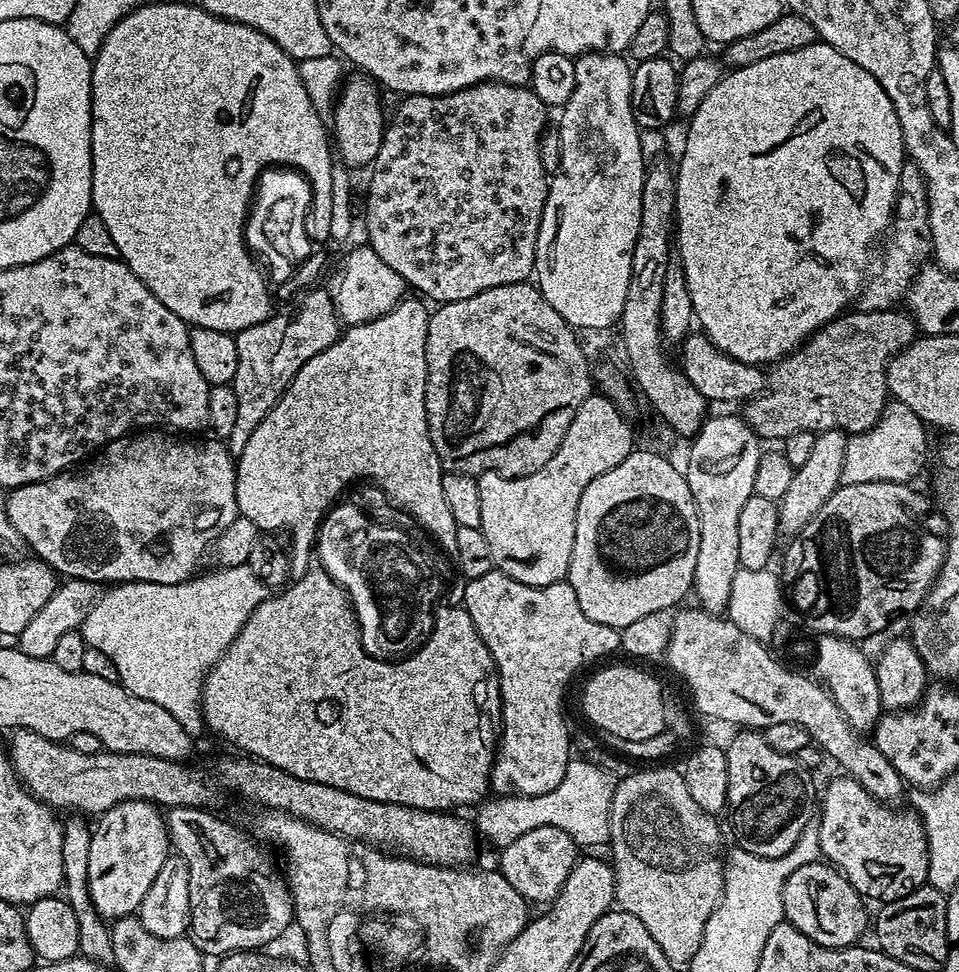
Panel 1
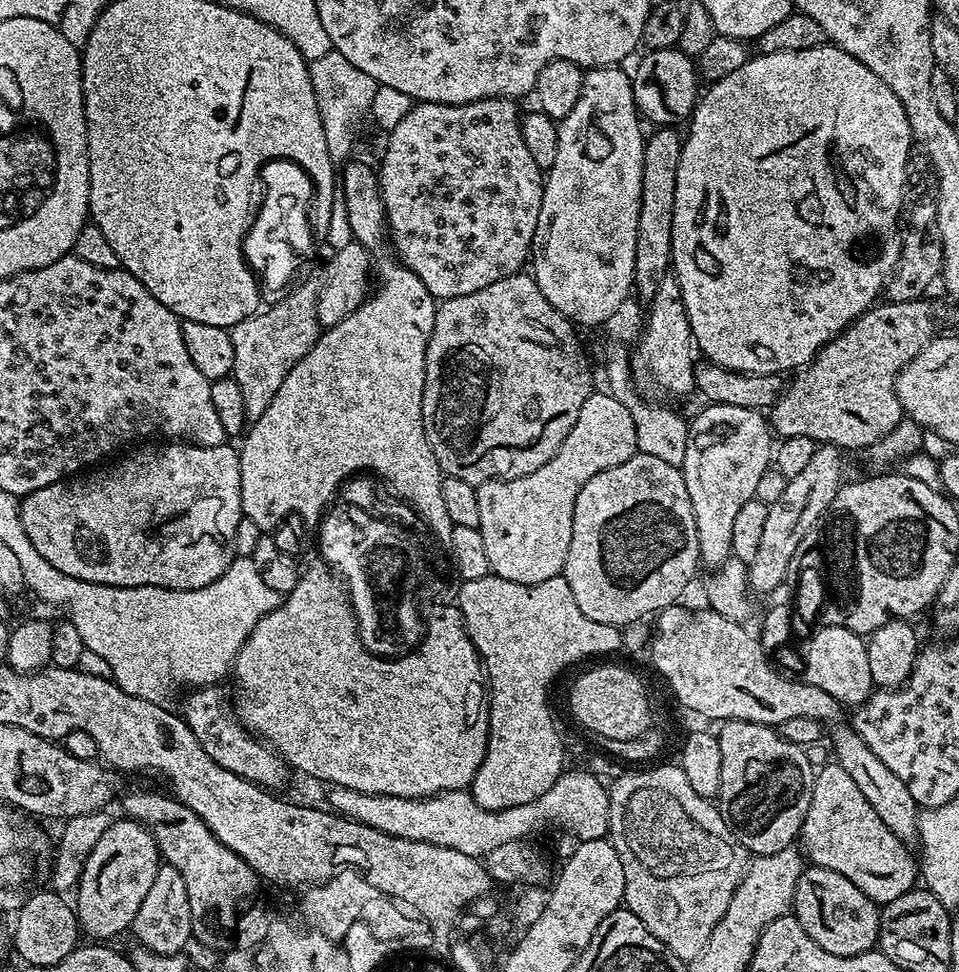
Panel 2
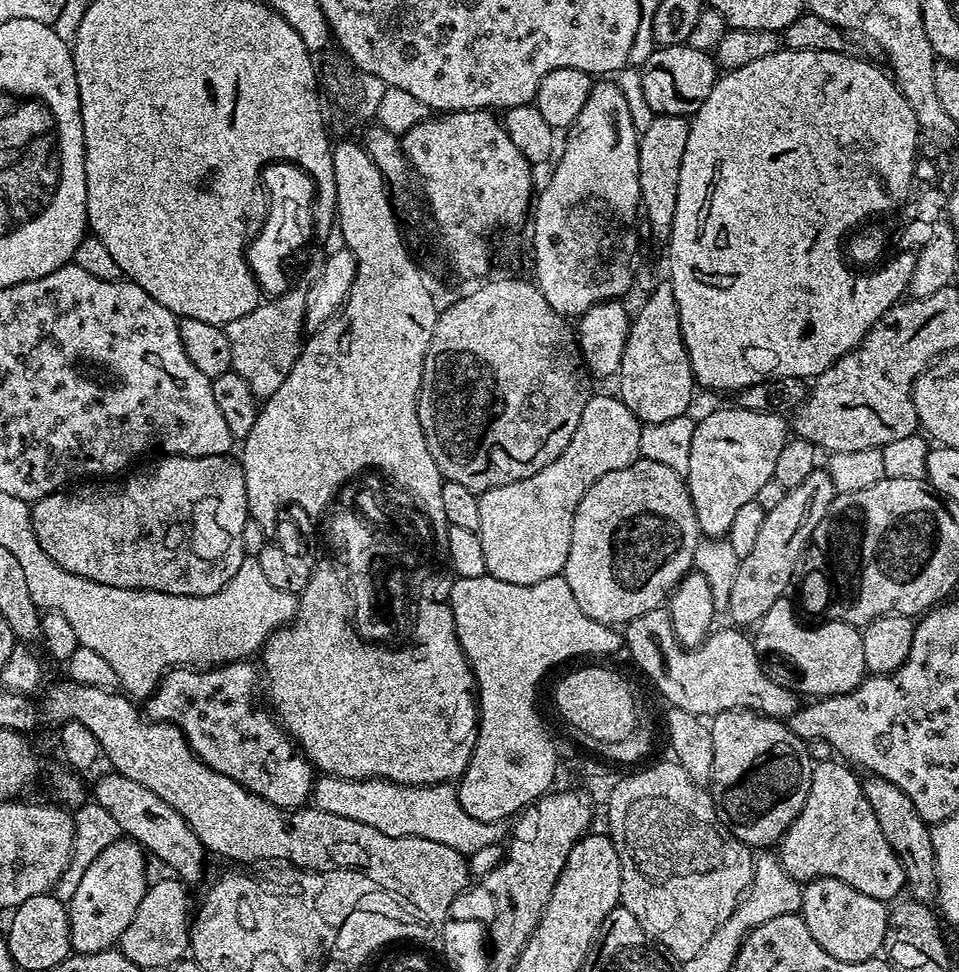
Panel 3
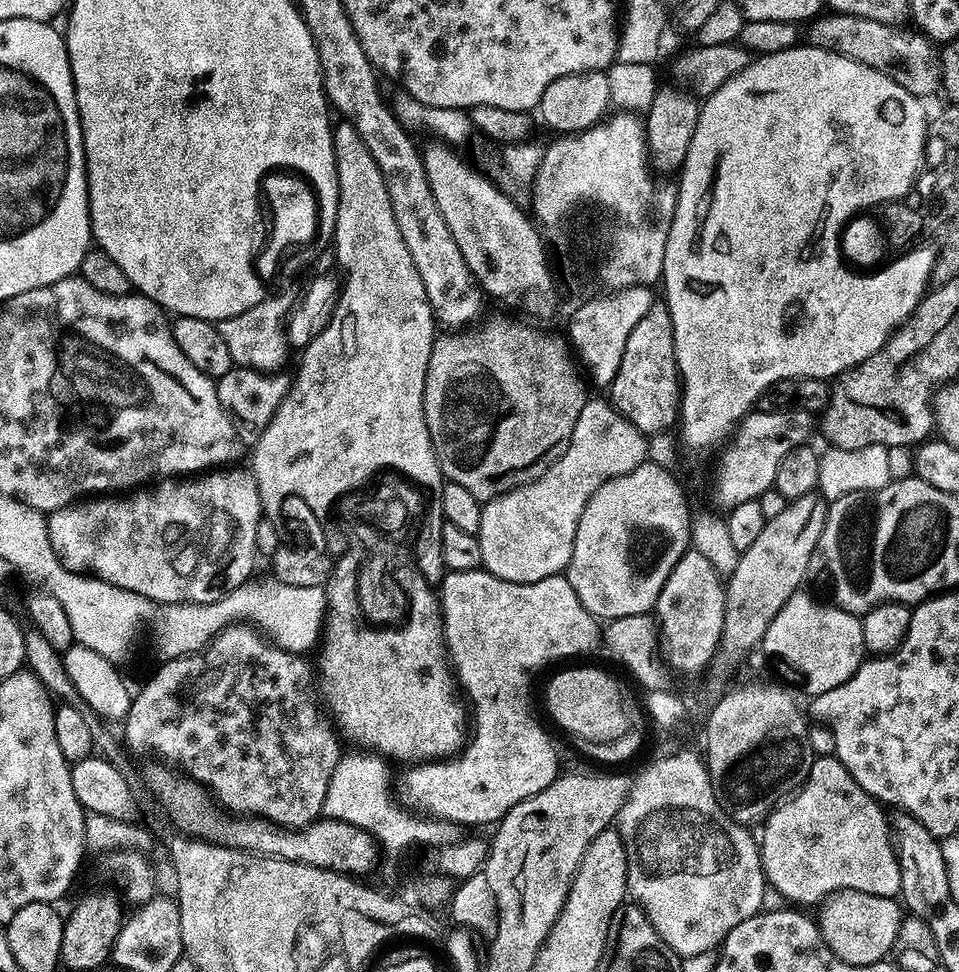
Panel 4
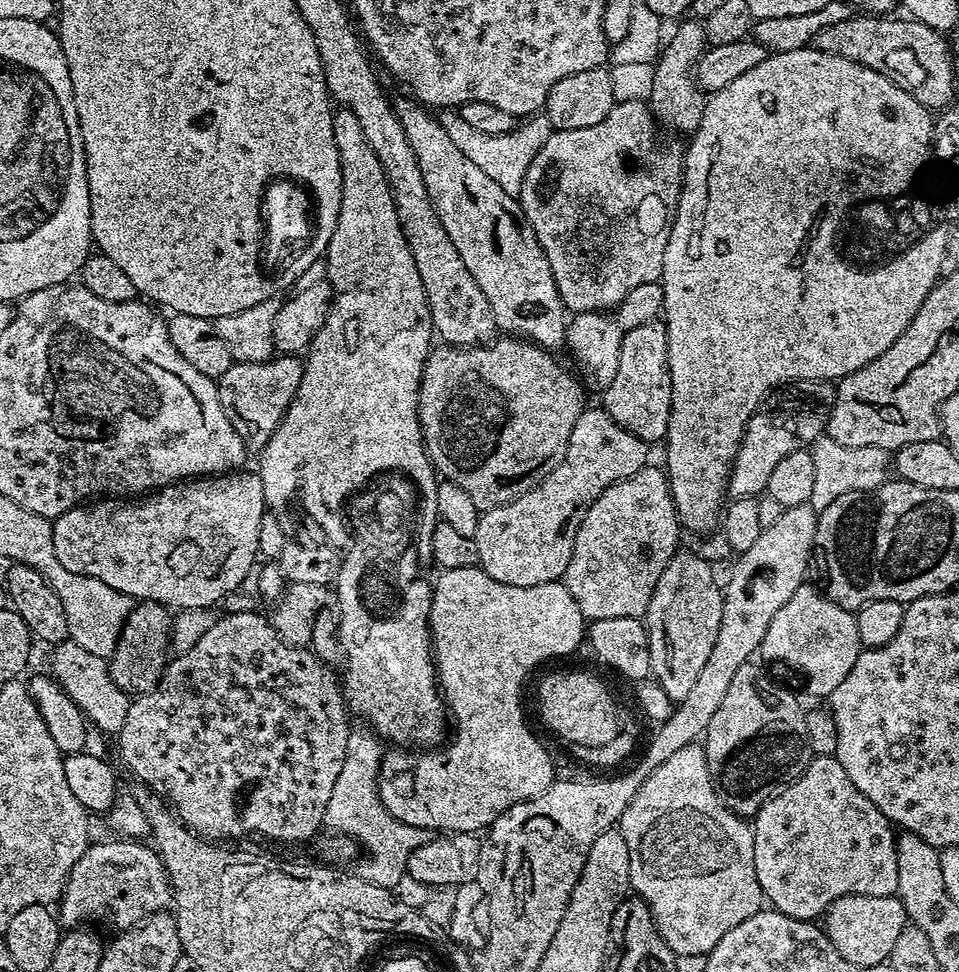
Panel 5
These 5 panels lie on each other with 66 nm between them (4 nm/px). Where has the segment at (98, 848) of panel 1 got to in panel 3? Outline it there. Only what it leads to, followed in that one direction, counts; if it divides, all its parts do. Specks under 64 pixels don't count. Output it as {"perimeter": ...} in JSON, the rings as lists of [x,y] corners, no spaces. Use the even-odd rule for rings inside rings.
{"perimeter":[[[121,838],[107,846],[91,863],[73,900],[66,904],[73,953],[90,955],[119,945],[122,934],[126,926],[130,926],[130,918],[134,918],[150,883],[144,856],[146,857],[145,849],[135,840]]]}

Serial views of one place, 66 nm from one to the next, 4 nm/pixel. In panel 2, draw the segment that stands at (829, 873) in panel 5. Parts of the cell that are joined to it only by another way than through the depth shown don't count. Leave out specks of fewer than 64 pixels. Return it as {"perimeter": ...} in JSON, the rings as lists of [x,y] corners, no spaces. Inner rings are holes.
{"perimeter":[[[829,762],[816,772],[810,810],[806,810],[799,839],[802,844],[804,840],[803,855],[815,867],[829,868],[842,874],[842,878],[850,878],[850,882],[878,906],[902,898],[902,894],[912,891],[917,883],[918,860],[908,853],[909,845],[896,837],[878,814],[874,814],[874,806],[870,806],[862,790],[854,786],[854,778],[835,762]]]}

